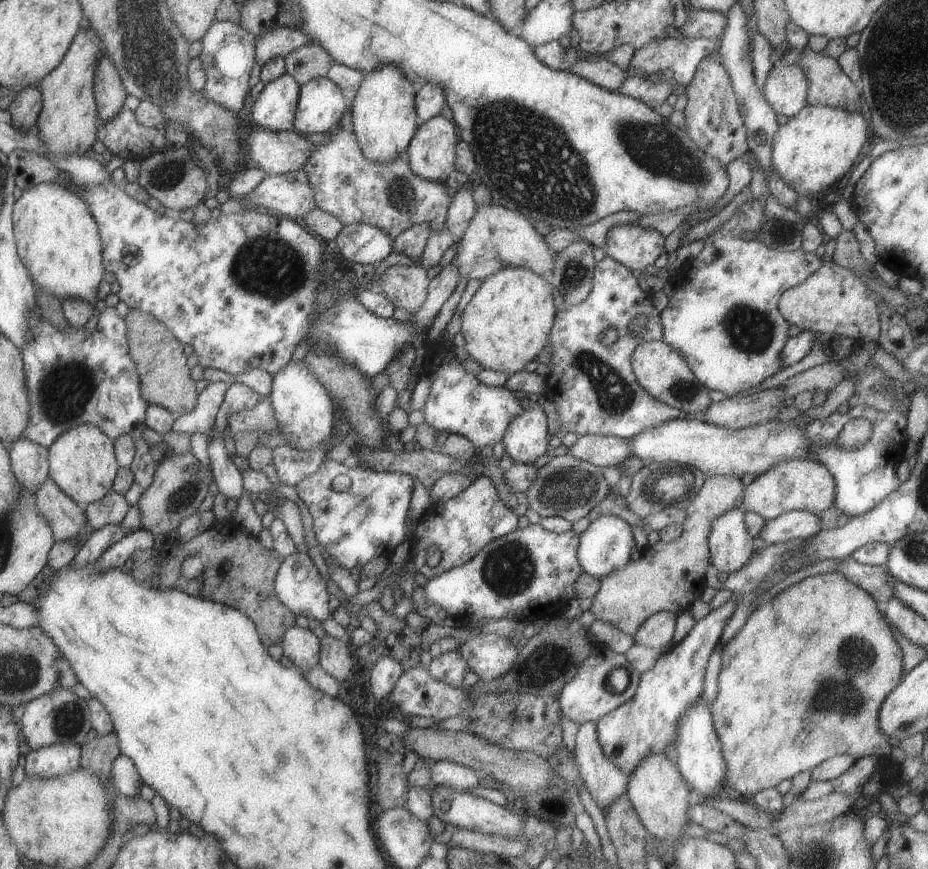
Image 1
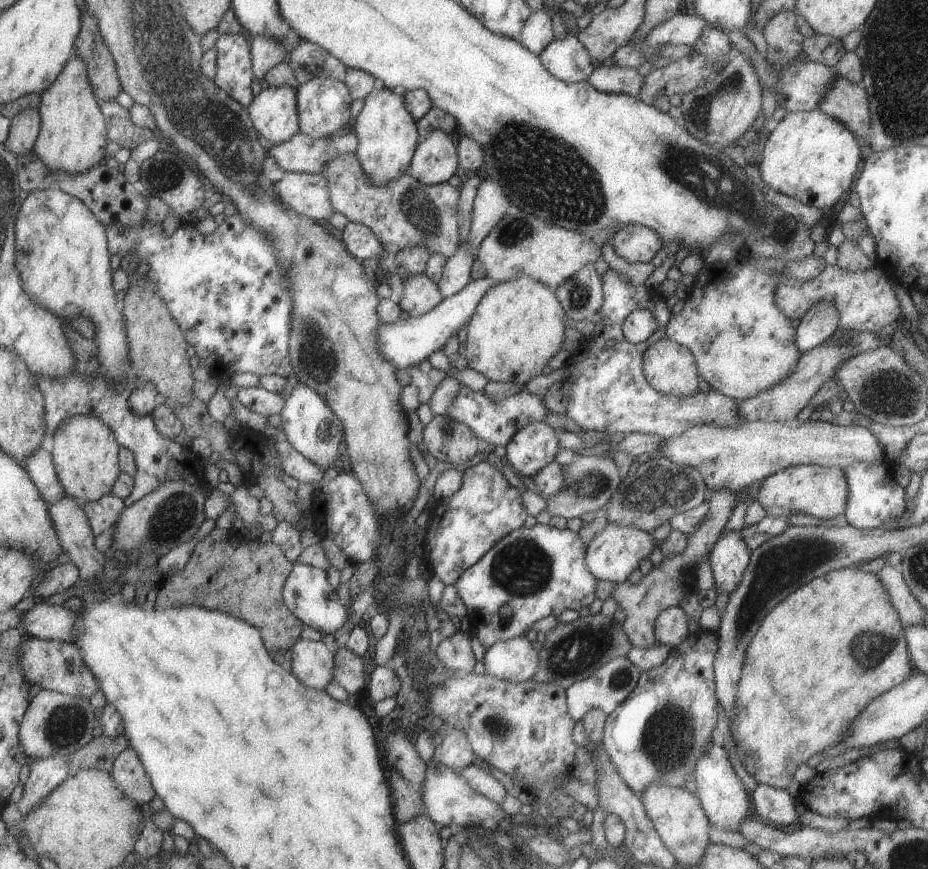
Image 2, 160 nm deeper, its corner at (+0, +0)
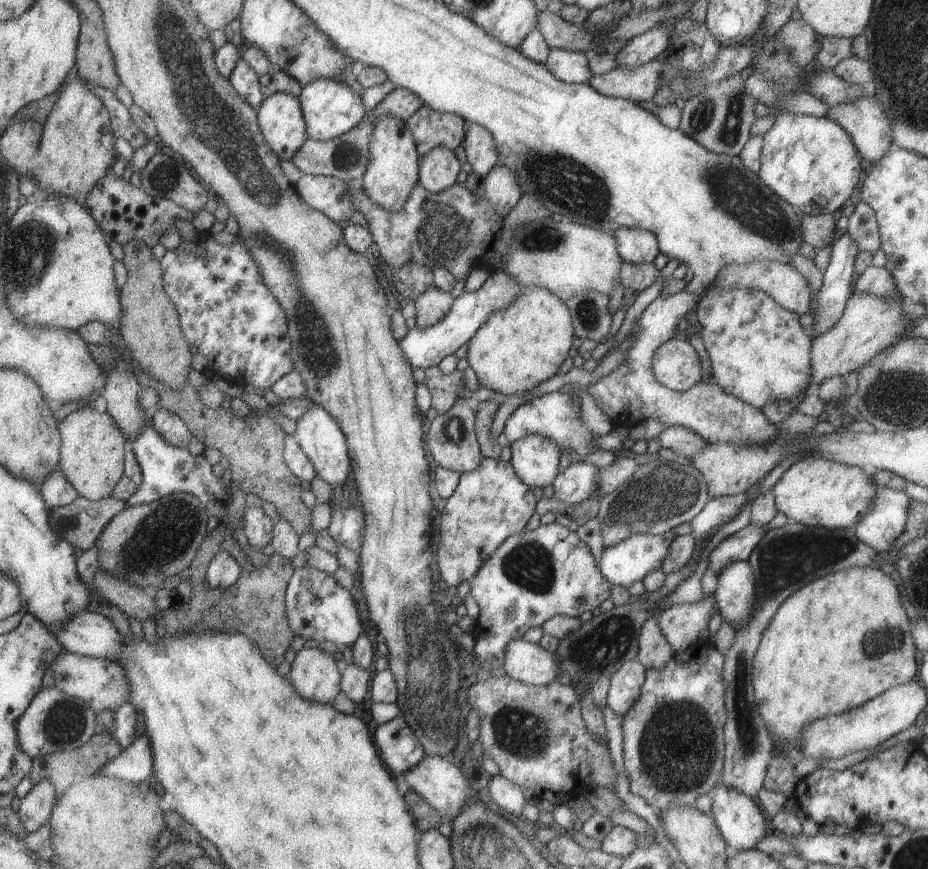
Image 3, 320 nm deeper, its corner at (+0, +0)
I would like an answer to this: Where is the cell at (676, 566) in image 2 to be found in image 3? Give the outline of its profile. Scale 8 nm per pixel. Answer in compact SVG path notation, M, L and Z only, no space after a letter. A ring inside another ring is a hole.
M648 617L639 633L636 659L646 669L662 669L673 655L669 643L659 630L658 619Z

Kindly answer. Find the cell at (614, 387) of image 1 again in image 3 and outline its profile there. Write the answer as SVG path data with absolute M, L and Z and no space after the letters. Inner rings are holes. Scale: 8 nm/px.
M681 291L669 296L660 294L645 308L637 322L632 326L631 333L634 334L633 346L628 350L628 355L619 366L608 374L600 378L595 384L587 386L587 392L592 396L596 406L607 414L611 424L628 427L646 420L658 420L668 426L684 426L696 432L703 441L707 443L725 443L734 445L768 445L778 434L779 428L766 419L761 409L744 403L732 394L725 392L715 382L699 382L684 391L674 391L664 387L656 378L652 369L652 358L655 350L671 337L678 336L677 329L685 323L684 316L691 310L695 310L700 301L700 295Z

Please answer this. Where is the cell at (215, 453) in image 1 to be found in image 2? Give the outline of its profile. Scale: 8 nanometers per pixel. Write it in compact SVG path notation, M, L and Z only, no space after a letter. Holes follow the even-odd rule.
M246 485L233 486L234 490L229 494L232 504L241 517L245 528L261 528L264 532L272 532L278 522L271 516L259 514L259 504L255 498L252 498L247 492Z

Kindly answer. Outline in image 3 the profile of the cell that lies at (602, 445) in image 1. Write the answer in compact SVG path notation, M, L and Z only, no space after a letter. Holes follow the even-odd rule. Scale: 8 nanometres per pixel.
M677 425L663 430L655 440L659 440L661 448L667 448L677 455L686 457L701 452L707 444L696 432Z

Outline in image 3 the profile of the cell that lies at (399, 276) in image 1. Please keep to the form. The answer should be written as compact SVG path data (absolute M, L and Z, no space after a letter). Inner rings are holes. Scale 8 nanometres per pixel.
M433 286L422 292L413 300L416 309L416 327L424 329L439 322L449 312L453 299L451 294L441 292Z

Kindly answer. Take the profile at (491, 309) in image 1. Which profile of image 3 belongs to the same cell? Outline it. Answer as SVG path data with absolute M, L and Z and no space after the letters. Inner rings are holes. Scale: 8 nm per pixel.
M522 286L522 291L505 310L492 312L475 331L468 342L466 360L476 374L479 386L495 393L521 395L557 374L559 366L568 357L567 351L571 348L573 335L574 328L567 305L558 296L546 288Z

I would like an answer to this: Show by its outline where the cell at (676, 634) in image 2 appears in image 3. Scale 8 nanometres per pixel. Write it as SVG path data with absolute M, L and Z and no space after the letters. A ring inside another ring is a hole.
M703 594L691 604L672 604L660 612L657 618L659 630L671 650L679 654L699 641L700 632L707 629L707 622L717 609L713 594Z

